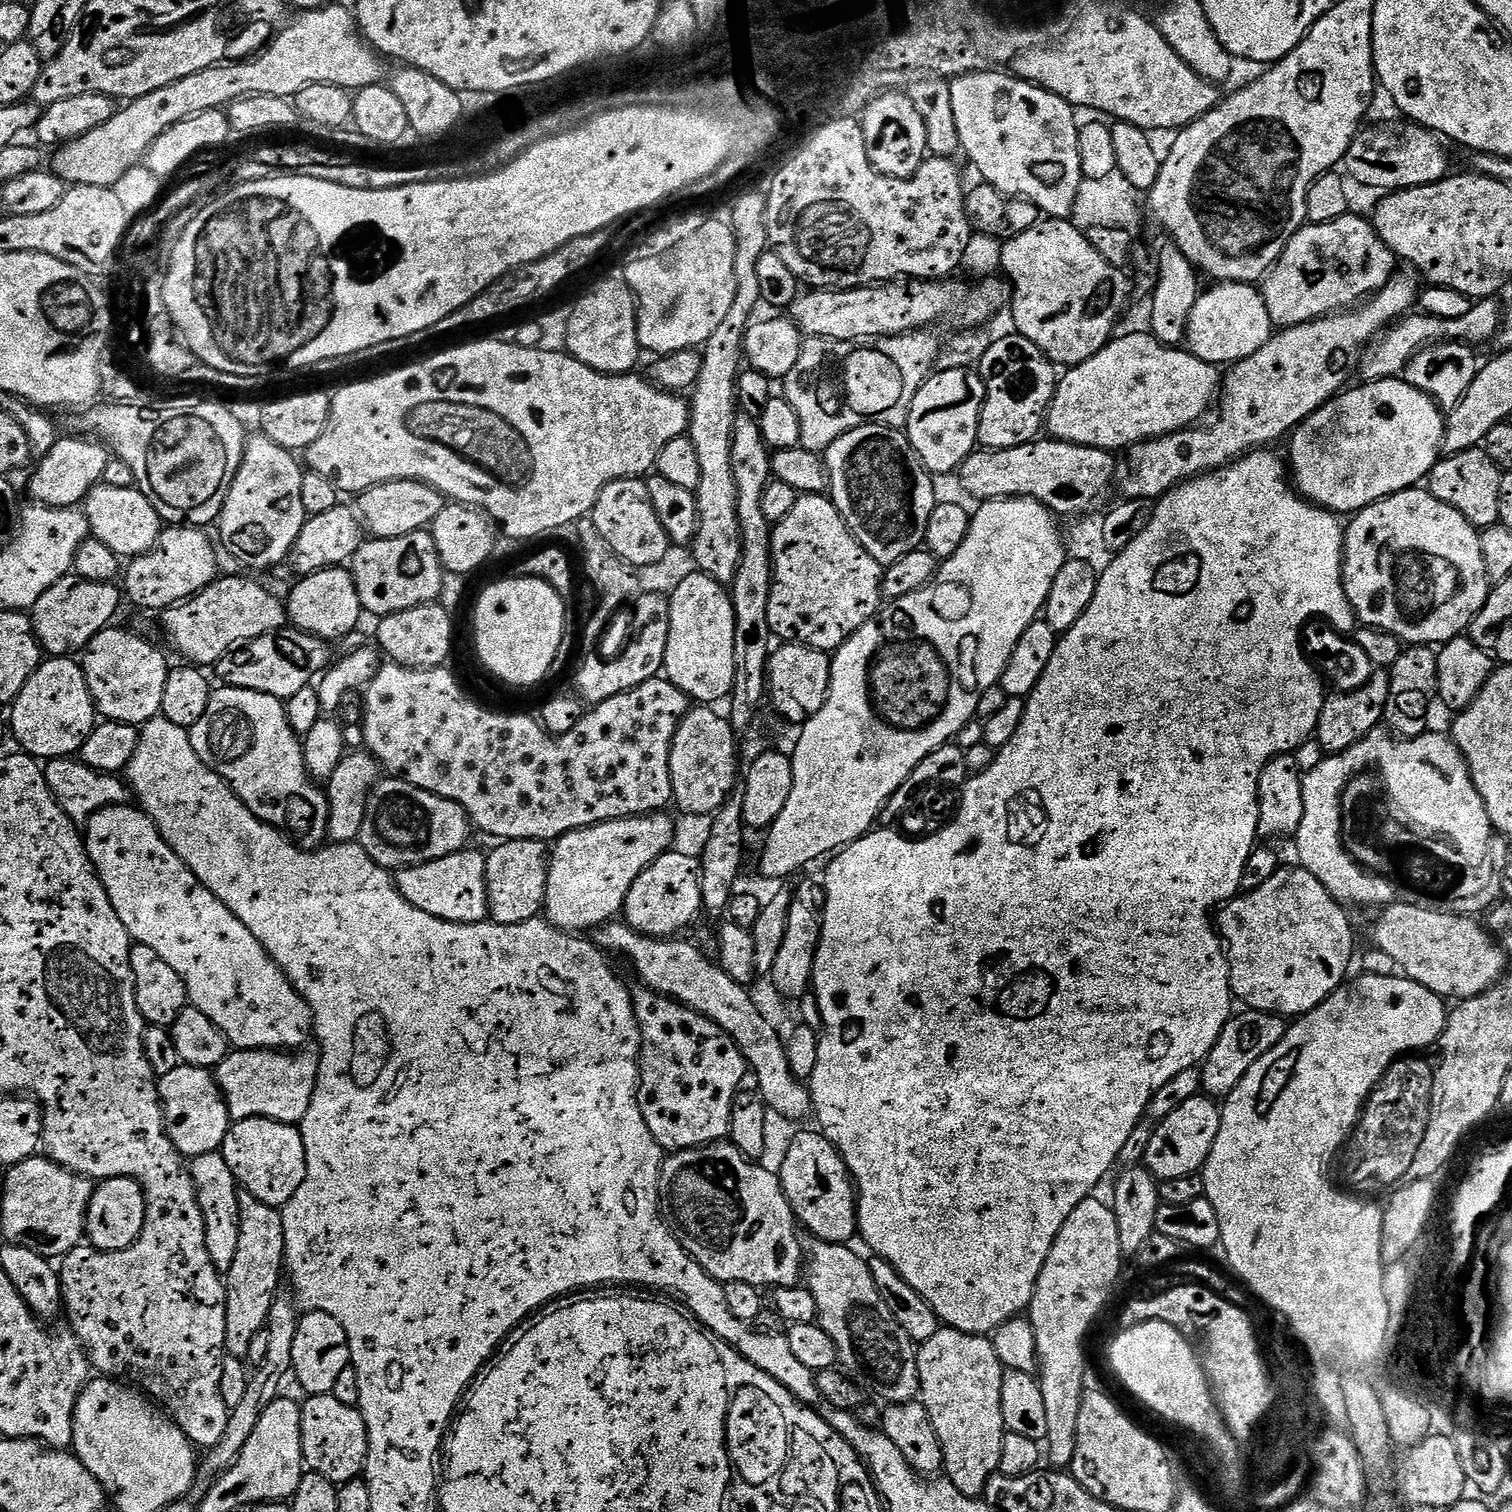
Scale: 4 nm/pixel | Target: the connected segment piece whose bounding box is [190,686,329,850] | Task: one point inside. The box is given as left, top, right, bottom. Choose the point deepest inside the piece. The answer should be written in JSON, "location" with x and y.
{"location":[245,736]}

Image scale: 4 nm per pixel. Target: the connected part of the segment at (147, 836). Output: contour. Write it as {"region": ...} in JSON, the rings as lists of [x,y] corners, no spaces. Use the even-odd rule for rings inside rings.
{"region":[[[131,803],[111,804],[95,812],[93,816],[89,816],[86,827],[88,827],[88,832],[86,828],[83,833],[84,845],[88,847],[90,862],[96,867],[102,886],[110,898],[110,906],[114,906],[118,918],[122,918],[122,926],[126,926],[126,930],[133,941],[142,946],[150,946],[150,950],[154,950],[154,954],[158,954],[158,958],[162,958],[162,962],[166,962],[166,966],[171,966],[174,974],[178,974],[182,978],[182,982],[188,987],[189,1005],[198,1009],[210,1022],[214,1022],[214,1026],[228,1040],[233,1049],[301,1049],[305,1045],[303,1044],[304,1039],[307,1036],[309,1039],[310,1029],[313,1027],[310,1006],[301,998],[293,984],[285,978],[283,970],[272,961],[272,955],[264,949],[262,942],[258,942],[258,938],[254,938],[254,934],[250,934],[250,930],[246,930],[246,926],[242,926],[242,922],[238,922],[238,918],[234,913],[222,901],[214,898],[214,894],[210,894],[210,890],[206,890],[206,886],[202,886],[202,882],[198,882],[198,878],[188,869],[186,862],[182,862],[182,858],[178,858],[178,854],[174,854],[172,847],[162,838],[155,822],[139,807],[133,806]]]}

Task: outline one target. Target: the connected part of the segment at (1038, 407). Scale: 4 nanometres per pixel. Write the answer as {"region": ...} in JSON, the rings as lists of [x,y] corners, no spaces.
{"region":[[[1011,335],[993,339],[978,362],[980,379],[984,382],[984,405],[976,438],[984,450],[1022,446],[1037,439],[1045,427],[1048,408],[1056,393],[1057,365],[1025,336]]]}

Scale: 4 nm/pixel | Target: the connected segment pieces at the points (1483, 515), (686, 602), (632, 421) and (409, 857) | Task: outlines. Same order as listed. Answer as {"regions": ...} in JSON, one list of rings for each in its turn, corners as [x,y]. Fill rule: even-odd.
{"regions":[[[[1477,446],[1437,460],[1432,473],[1428,475],[1426,487],[1434,498],[1454,506],[1454,510],[1461,512],[1477,530],[1483,530],[1500,519],[1498,486],[1501,475],[1501,468],[1488,457],[1483,447]]],[[[692,570],[676,584],[676,589],[668,596],[670,610],[670,634],[666,642],[666,658],[663,675],[674,686],[678,686],[693,701],[704,706],[712,706],[715,700],[727,701],[734,686],[734,632],[735,610],[729,589],[714,578],[699,570]]],[[[476,340],[473,344],[460,344],[457,348],[434,353],[429,360],[420,360],[417,364],[396,368],[385,376],[372,376],[369,380],[348,384],[334,392],[326,430],[320,435],[318,442],[314,442],[306,450],[307,467],[322,474],[322,478],[330,481],[341,493],[359,494],[376,484],[385,484],[391,480],[420,480],[423,484],[439,490],[441,496],[449,501],[470,504],[480,509],[499,527],[501,524],[510,539],[532,540],[543,532],[552,532],[555,528],[564,528],[567,524],[575,525],[583,521],[591,513],[600,491],[611,480],[647,477],[656,467],[656,459],[662,446],[666,446],[666,442],[670,442],[674,437],[687,433],[689,401],[683,395],[665,392],[645,377],[644,381],[636,375],[606,376],[578,362],[568,355],[567,351],[547,353],[538,347],[524,348],[517,342],[507,344],[504,340]]],[[[384,778],[368,795],[358,842],[378,866],[399,870],[465,851],[472,832],[474,825],[458,802],[430,794],[405,780]]]]}

